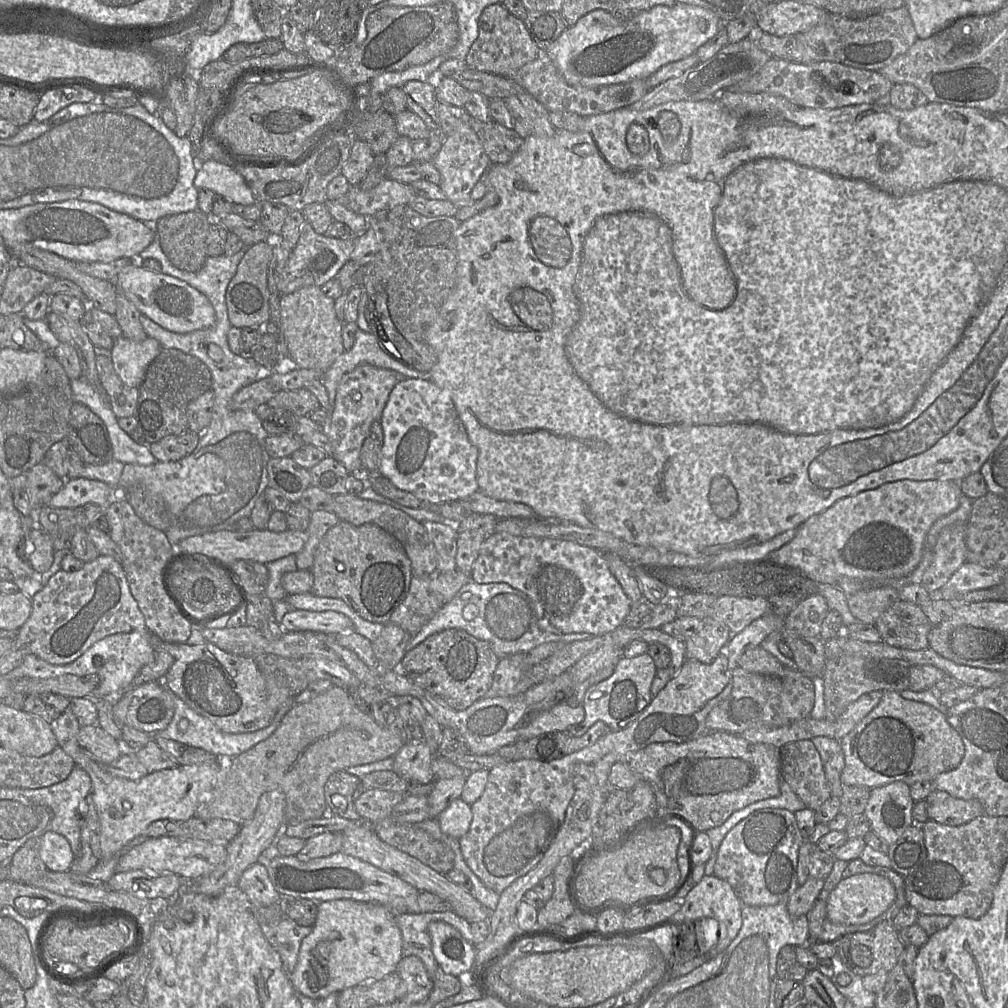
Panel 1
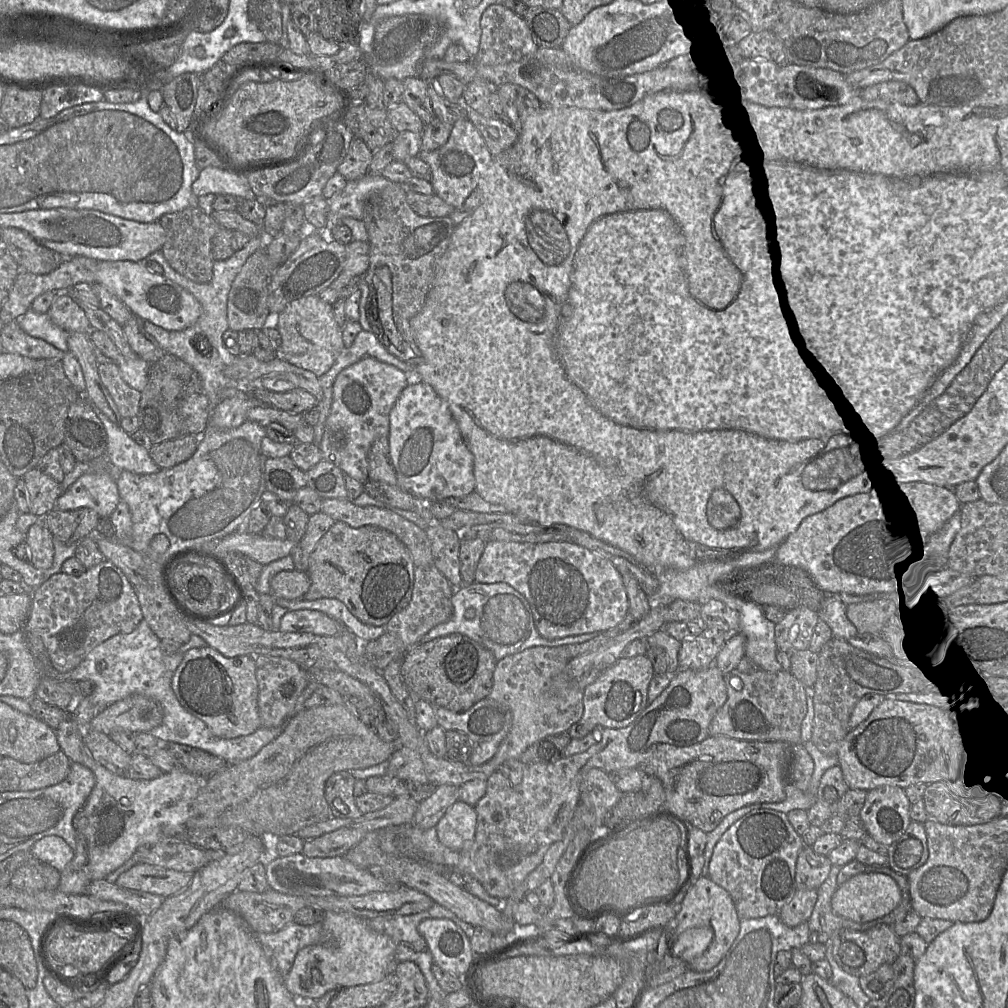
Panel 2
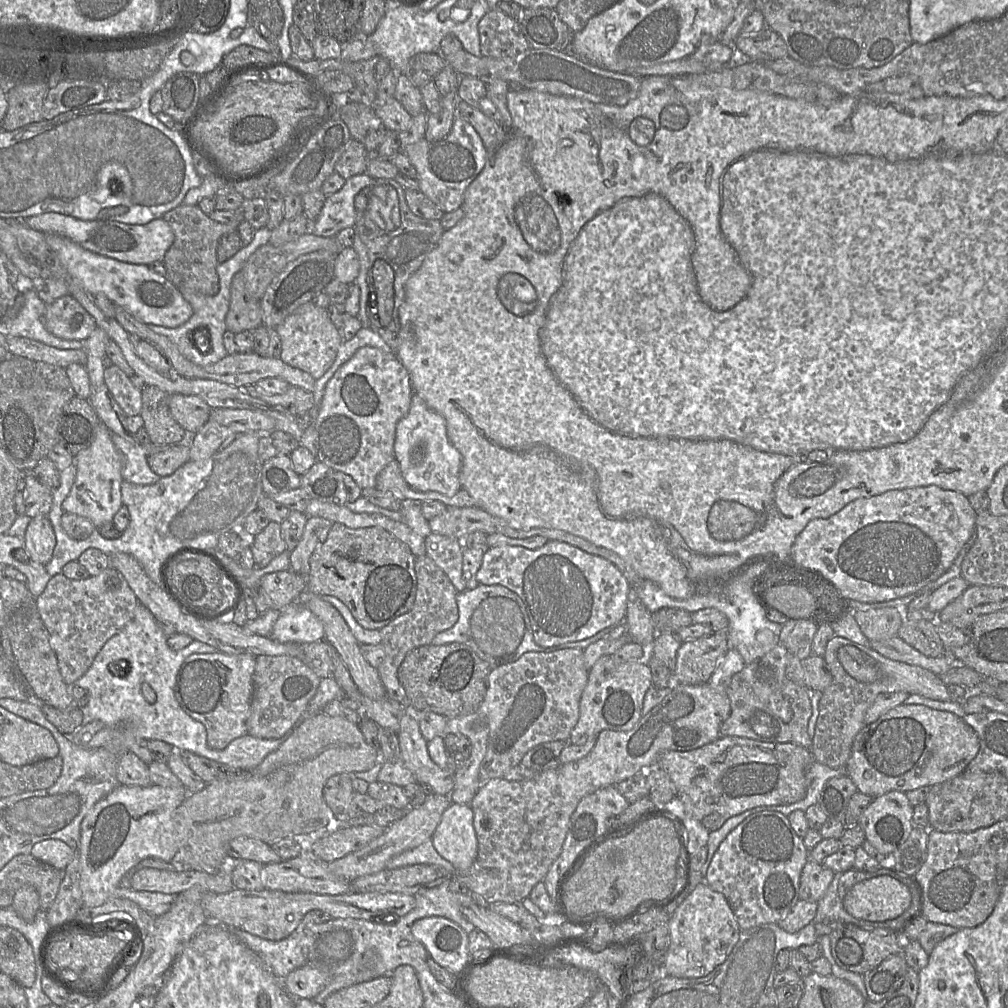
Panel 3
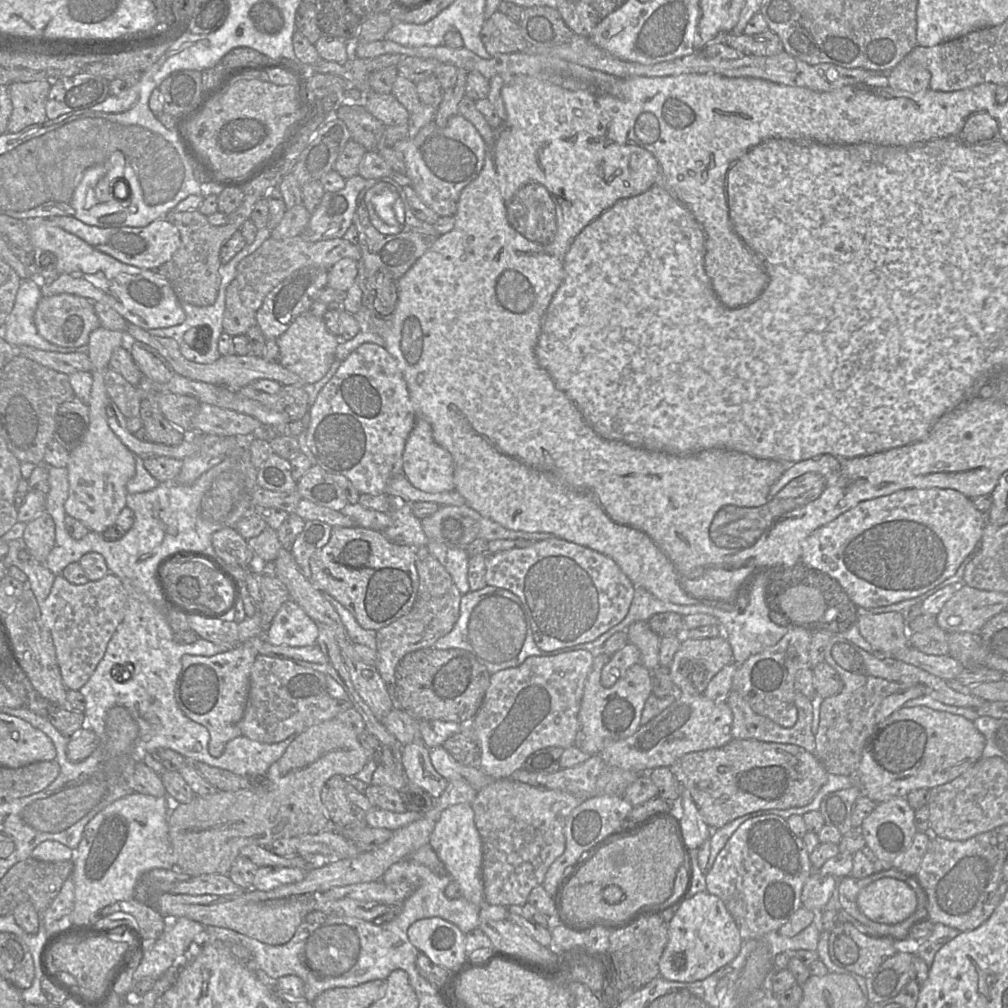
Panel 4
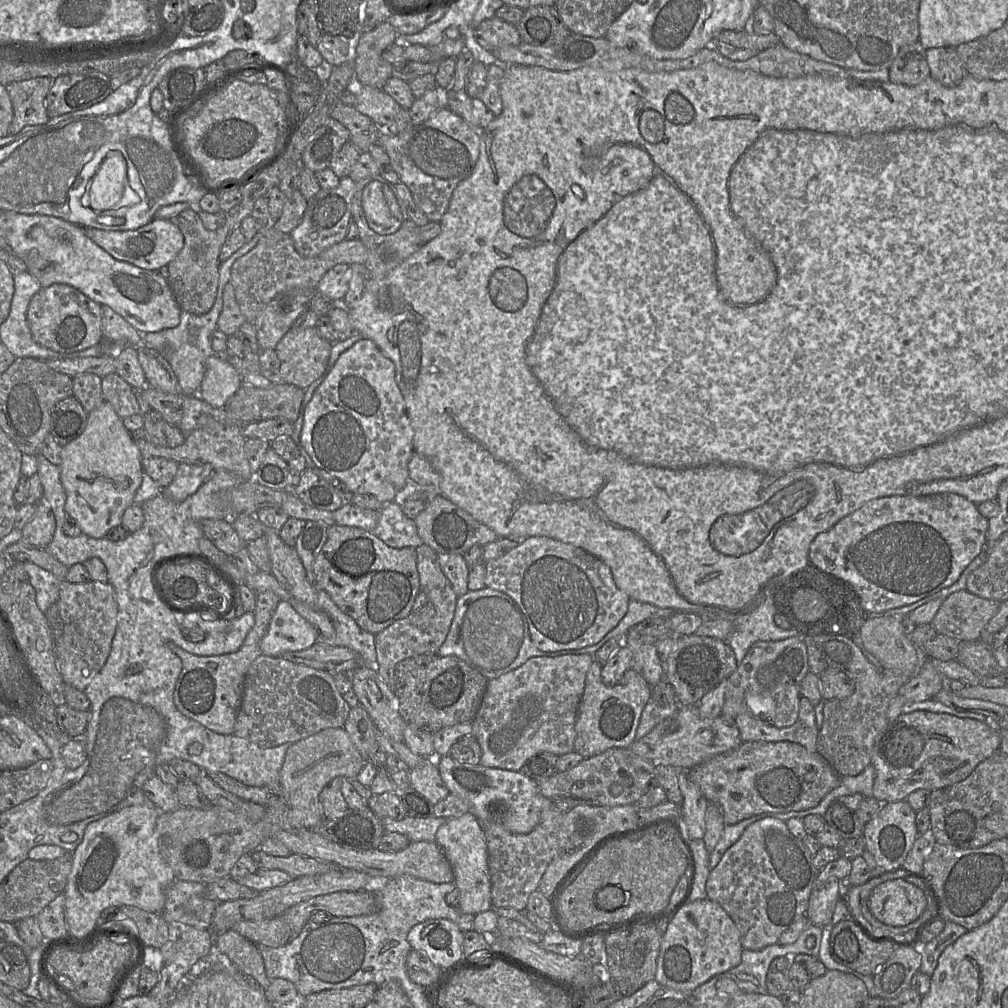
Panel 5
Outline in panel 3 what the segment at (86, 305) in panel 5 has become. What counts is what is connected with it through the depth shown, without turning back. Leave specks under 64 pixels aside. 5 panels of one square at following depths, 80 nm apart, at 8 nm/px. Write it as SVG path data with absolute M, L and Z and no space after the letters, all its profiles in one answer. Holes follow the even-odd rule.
M69 294L46 305L44 325L58 338L80 341L98 328L92 316Z

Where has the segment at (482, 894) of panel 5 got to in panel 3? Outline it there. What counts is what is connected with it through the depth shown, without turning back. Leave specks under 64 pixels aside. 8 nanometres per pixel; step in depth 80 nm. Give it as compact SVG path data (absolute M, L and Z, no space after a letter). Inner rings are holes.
M452 803L442 814L431 839L436 851L452 864L457 873L467 872L478 852L471 806Z

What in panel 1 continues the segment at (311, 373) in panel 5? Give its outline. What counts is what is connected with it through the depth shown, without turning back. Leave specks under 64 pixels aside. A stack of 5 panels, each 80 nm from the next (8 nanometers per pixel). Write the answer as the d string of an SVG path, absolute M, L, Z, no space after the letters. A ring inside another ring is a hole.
M305 286L280 297L281 332L286 342L287 355L298 368L315 369L325 372L337 357L344 352L341 322L334 309L334 300L327 297L318 286Z

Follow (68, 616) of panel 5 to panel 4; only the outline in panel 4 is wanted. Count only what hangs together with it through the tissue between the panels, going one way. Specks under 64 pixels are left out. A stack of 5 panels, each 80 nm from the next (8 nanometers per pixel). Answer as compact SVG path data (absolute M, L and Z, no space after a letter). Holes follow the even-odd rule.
M112 573L96 581L75 585L56 575L50 594L40 607L43 623L51 633L63 684L80 691L103 658L107 645L123 620L127 591Z

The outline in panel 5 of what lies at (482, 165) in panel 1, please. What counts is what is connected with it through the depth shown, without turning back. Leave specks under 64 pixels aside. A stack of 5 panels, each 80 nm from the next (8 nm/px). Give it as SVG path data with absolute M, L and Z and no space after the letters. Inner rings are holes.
M442 106L427 120L410 124L397 135L380 131L377 143L388 154L390 166L409 187L414 201L430 221L441 220L454 189L473 170L480 154L479 129Z

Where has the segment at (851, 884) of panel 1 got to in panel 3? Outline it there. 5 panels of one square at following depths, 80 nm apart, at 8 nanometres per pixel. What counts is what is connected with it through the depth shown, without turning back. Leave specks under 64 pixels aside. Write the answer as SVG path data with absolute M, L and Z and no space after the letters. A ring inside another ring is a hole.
M889 875L855 884L843 898L845 910L853 917L872 922L897 918L911 905L909 888Z

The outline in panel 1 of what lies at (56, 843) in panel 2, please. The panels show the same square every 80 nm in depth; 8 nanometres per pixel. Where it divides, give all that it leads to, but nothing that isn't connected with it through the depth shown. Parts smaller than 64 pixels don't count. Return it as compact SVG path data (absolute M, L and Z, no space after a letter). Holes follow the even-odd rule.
M51 831L40 837L39 854L46 868L52 872L68 871L75 860L67 839Z

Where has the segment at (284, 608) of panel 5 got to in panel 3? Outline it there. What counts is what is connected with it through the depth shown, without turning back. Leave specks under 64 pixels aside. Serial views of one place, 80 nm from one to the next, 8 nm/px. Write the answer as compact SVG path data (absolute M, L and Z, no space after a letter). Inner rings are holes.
M294 602L281 611L270 637L283 644L304 644L324 639L325 631L312 611Z

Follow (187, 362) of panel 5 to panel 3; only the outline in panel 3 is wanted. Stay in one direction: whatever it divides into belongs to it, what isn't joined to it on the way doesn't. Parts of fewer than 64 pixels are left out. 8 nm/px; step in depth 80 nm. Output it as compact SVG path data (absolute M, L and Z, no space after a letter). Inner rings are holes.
M266 228L255 230L252 241L245 247L242 247L235 255L216 267L219 279L219 291L212 296L206 296L199 293L191 293L183 287L176 287L184 299L193 309L192 316L182 325L175 328L148 324L151 331L166 336L178 348L180 354L188 361L199 365L207 366L214 364L228 355L223 345L223 333L227 330L225 317L229 309L230 302L230 284L233 276L242 269L244 263L255 252L257 248L268 243L271 231Z

